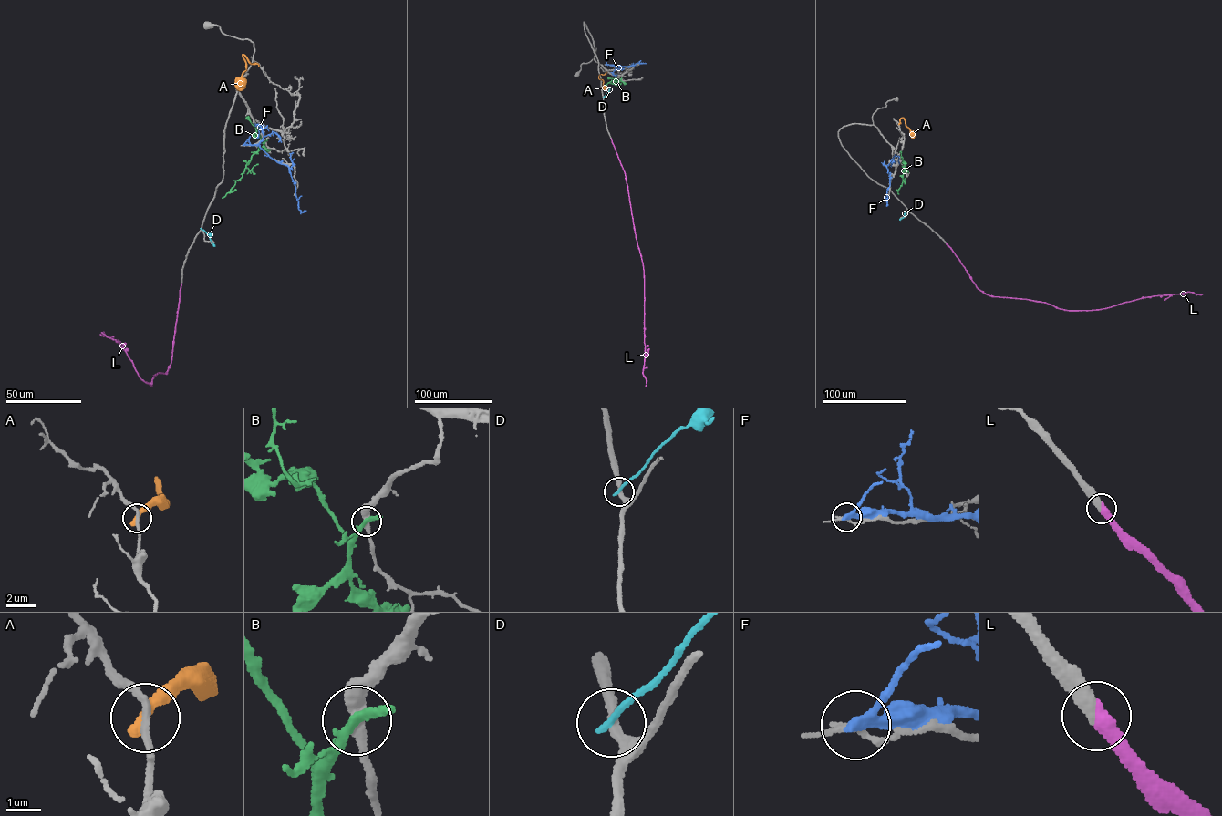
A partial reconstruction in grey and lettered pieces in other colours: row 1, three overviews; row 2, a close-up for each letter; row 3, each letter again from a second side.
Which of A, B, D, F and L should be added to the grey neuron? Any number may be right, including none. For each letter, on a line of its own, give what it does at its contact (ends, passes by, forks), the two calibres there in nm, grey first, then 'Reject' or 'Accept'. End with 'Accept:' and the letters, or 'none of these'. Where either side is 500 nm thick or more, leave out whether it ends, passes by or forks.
A: It ends there. Thickness 200 nm (grey) against 440 nm. Reject
B: It passes by. Thickness 360 nm (grey) against 260 nm. Reject
D: It ends there. Thickness 320 nm (grey) against 220 nm. Reject
F: It passes by. Thickness 150 nm (grey) against 280 nm. Reject
L: It ends there. Thickness 360 nm (grey) against 440 nm. Accept
Accept: L

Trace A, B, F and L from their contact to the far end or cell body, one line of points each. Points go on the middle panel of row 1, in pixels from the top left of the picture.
A: (606, 72), (598, 77), (605, 88)
B: (621, 79), (606, 85)
F: (605, 64), (624, 67), (646, 63)
L: (611, 139), (625, 174), (643, 268), (643, 375), (646, 387)

